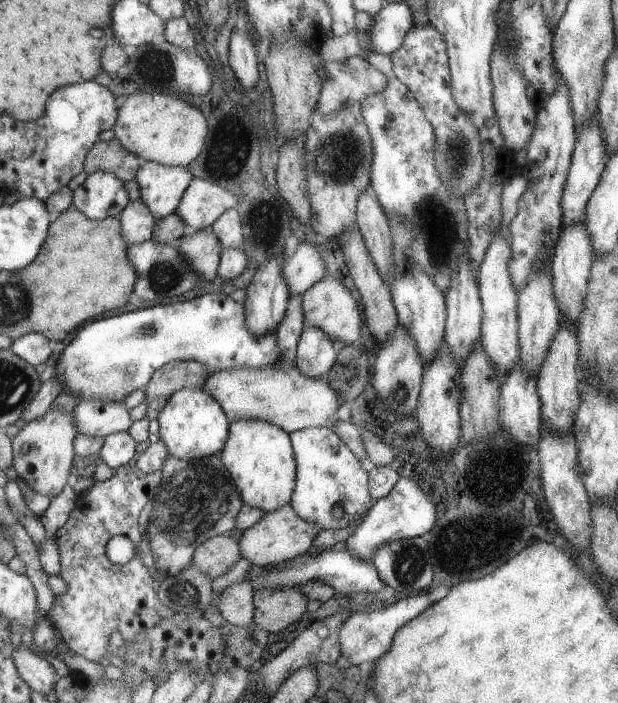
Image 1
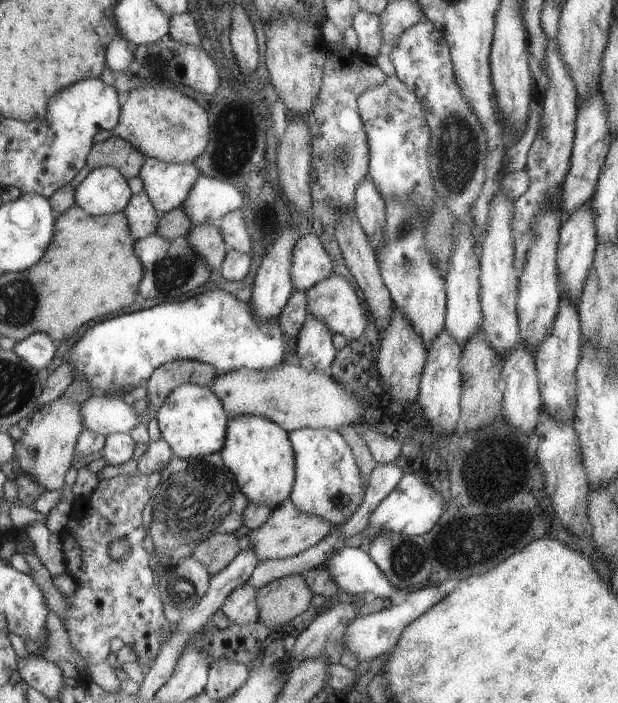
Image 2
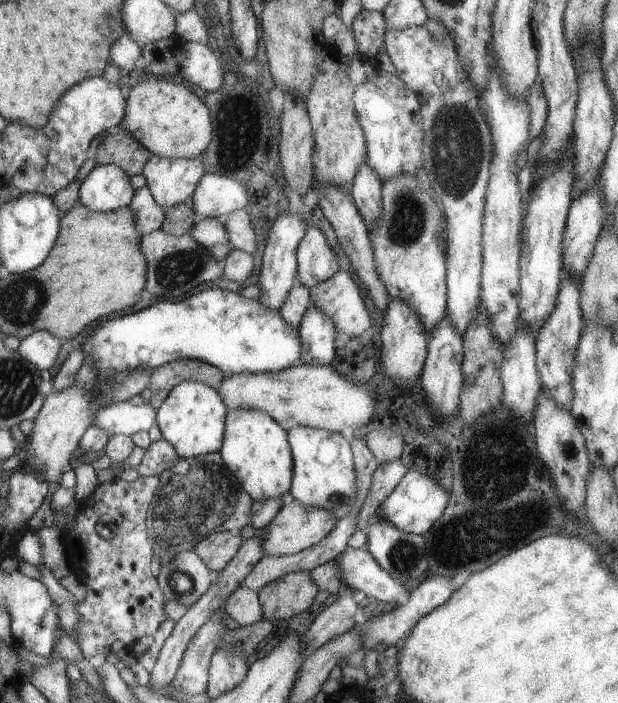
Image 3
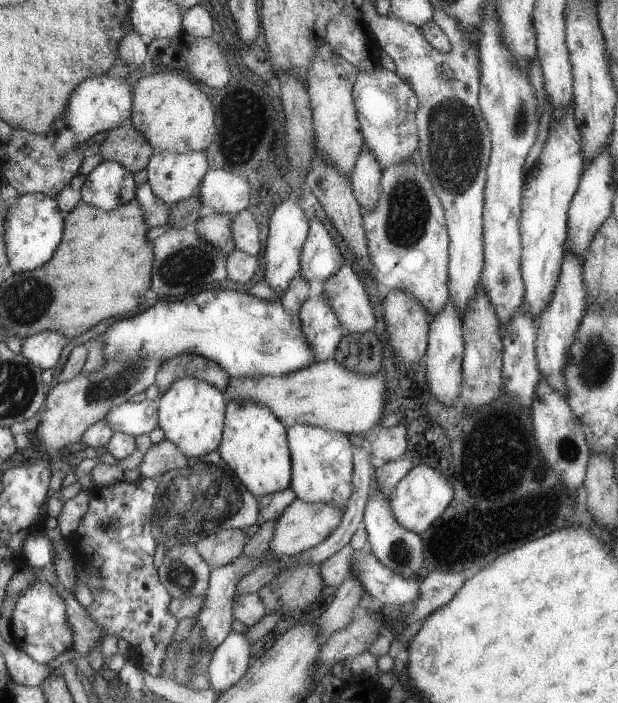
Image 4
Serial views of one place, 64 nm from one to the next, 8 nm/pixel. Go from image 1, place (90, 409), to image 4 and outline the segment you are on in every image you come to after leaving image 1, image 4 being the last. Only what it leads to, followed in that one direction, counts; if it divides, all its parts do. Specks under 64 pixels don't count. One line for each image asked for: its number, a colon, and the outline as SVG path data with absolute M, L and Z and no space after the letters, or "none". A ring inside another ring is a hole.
2: M93 396L83 402L83 430L91 430L107 438L109 434L129 434L133 426L149 424L149 412L137 414L133 406L119 398Z
3: M115 402L99 410L93 426L103 428L109 436L133 436L135 432L149 432L149 428L155 424L155 412L157 410L149 402L141 406L133 406L131 402Z
4: M143 400L139 404L127 402L127 404L119 404L119 408L115 408L113 412L107 412L105 422L109 422L107 426L111 426L113 434L127 434L127 436L149 436L149 432L153 428L159 428L159 418L157 418L157 406L159 400Z

